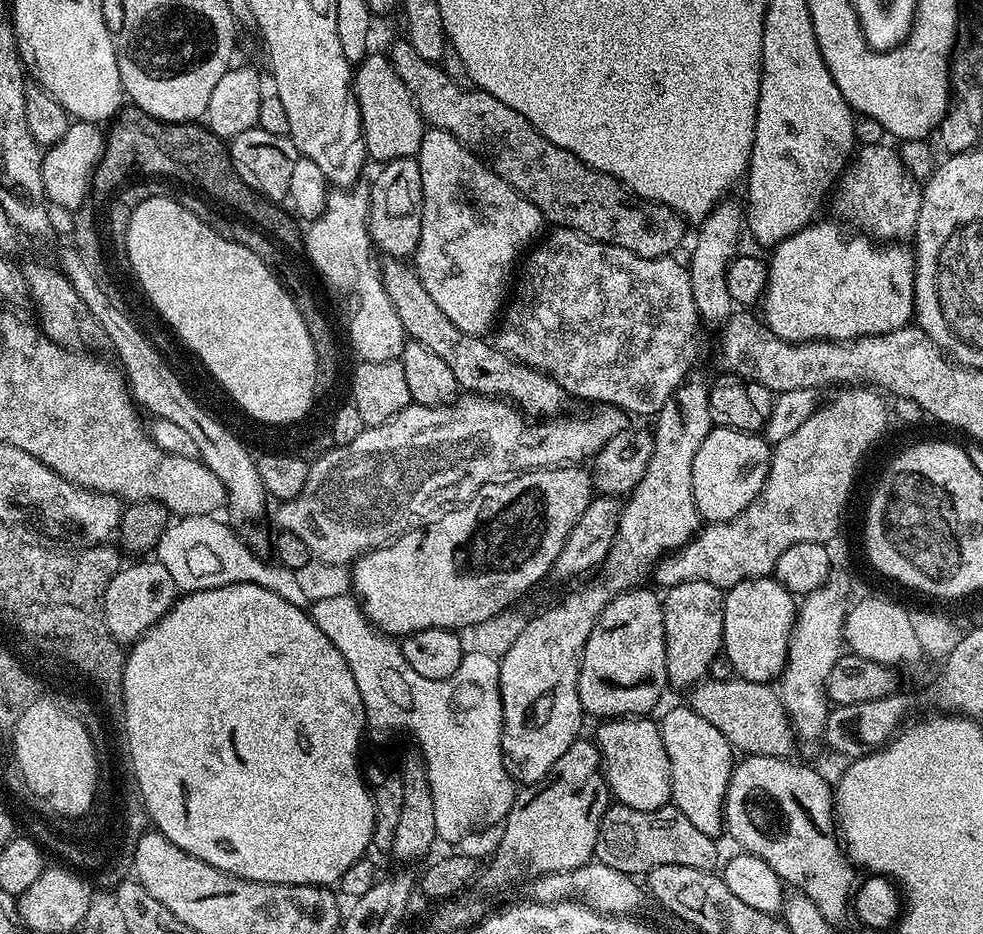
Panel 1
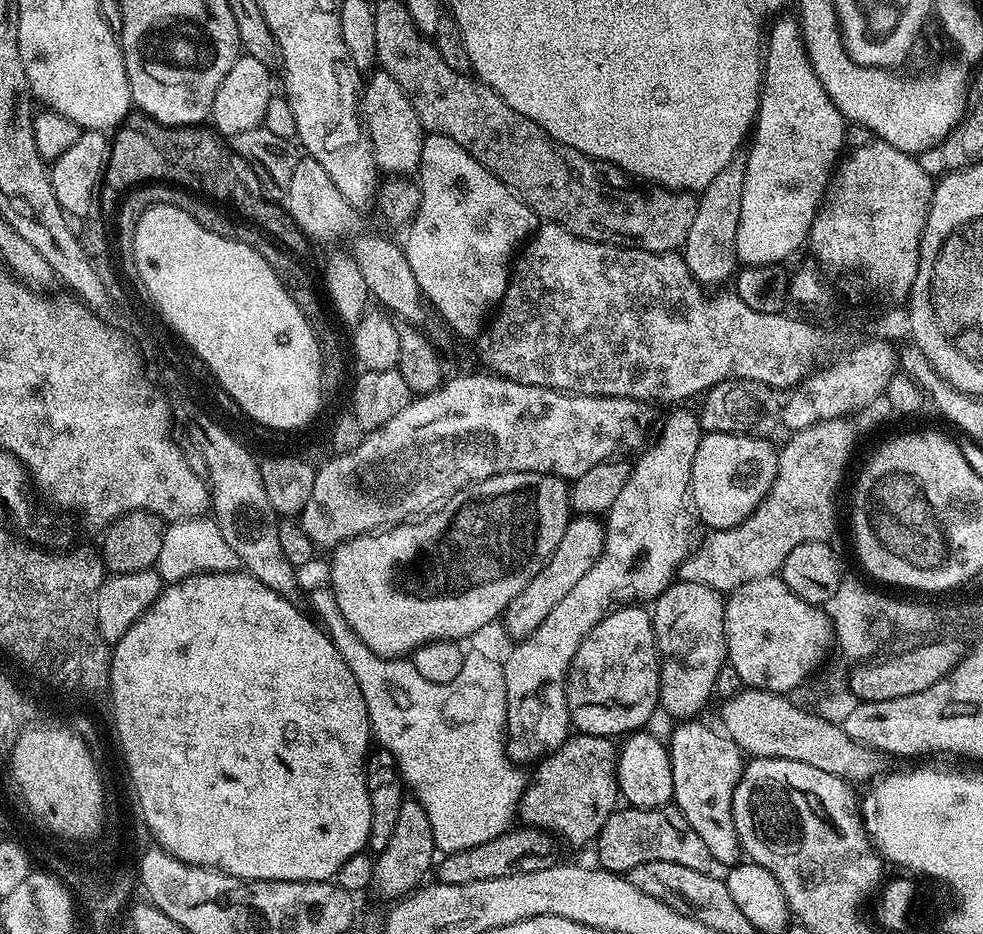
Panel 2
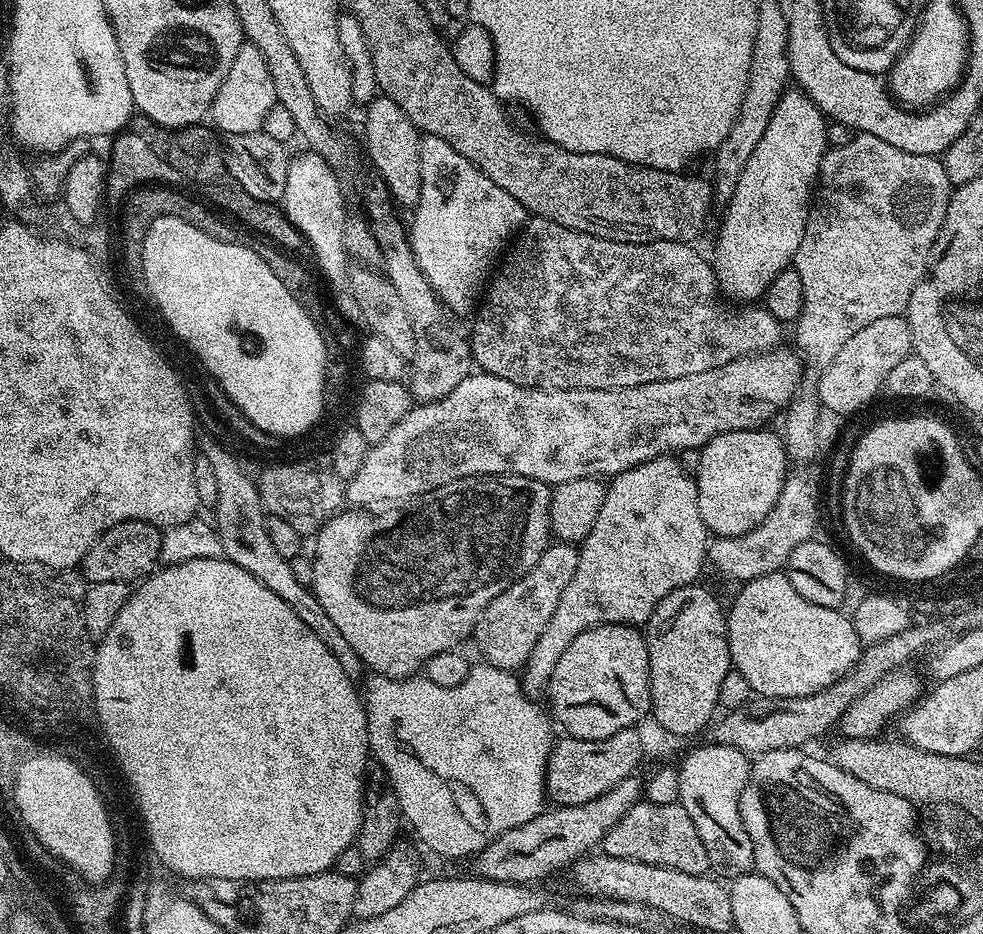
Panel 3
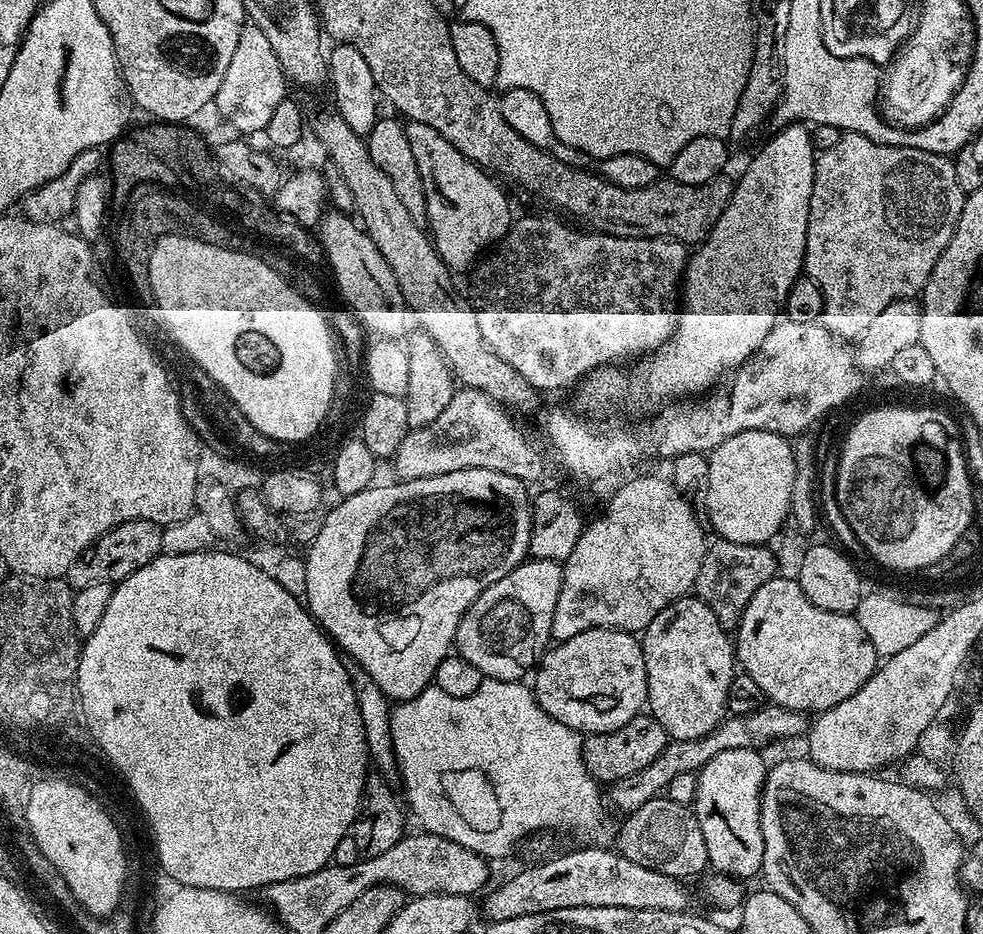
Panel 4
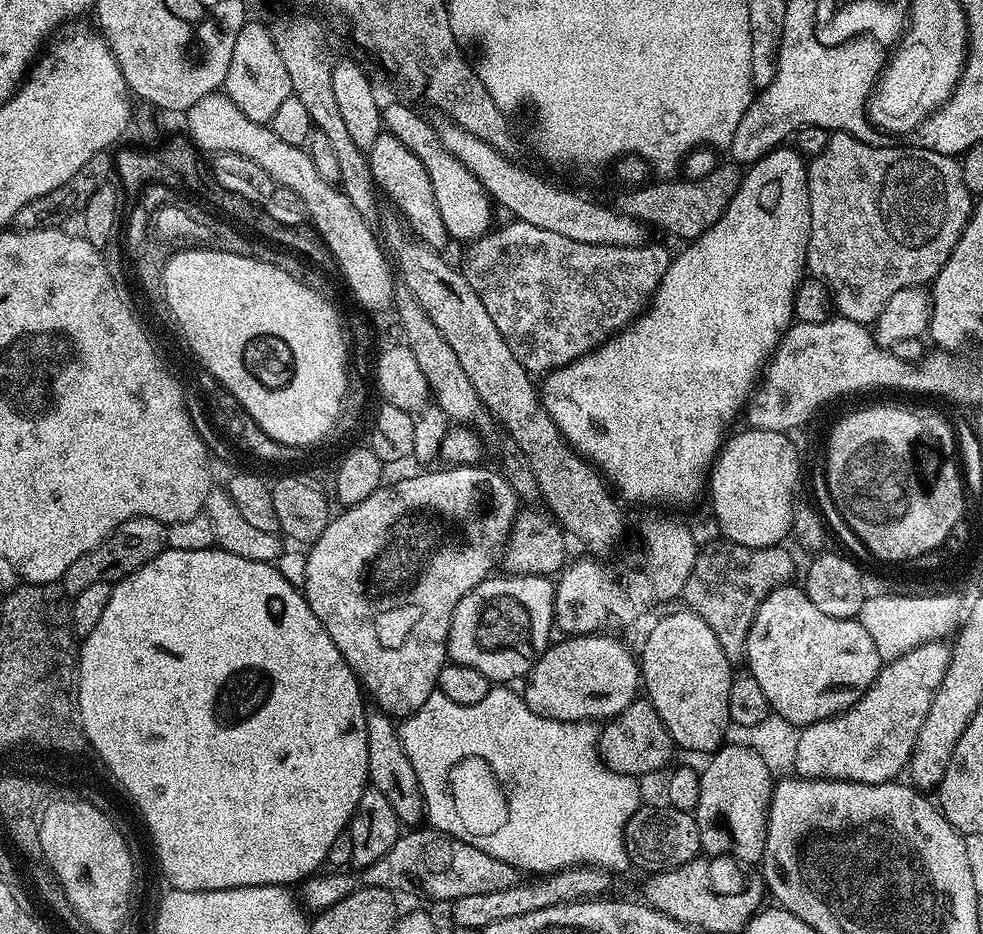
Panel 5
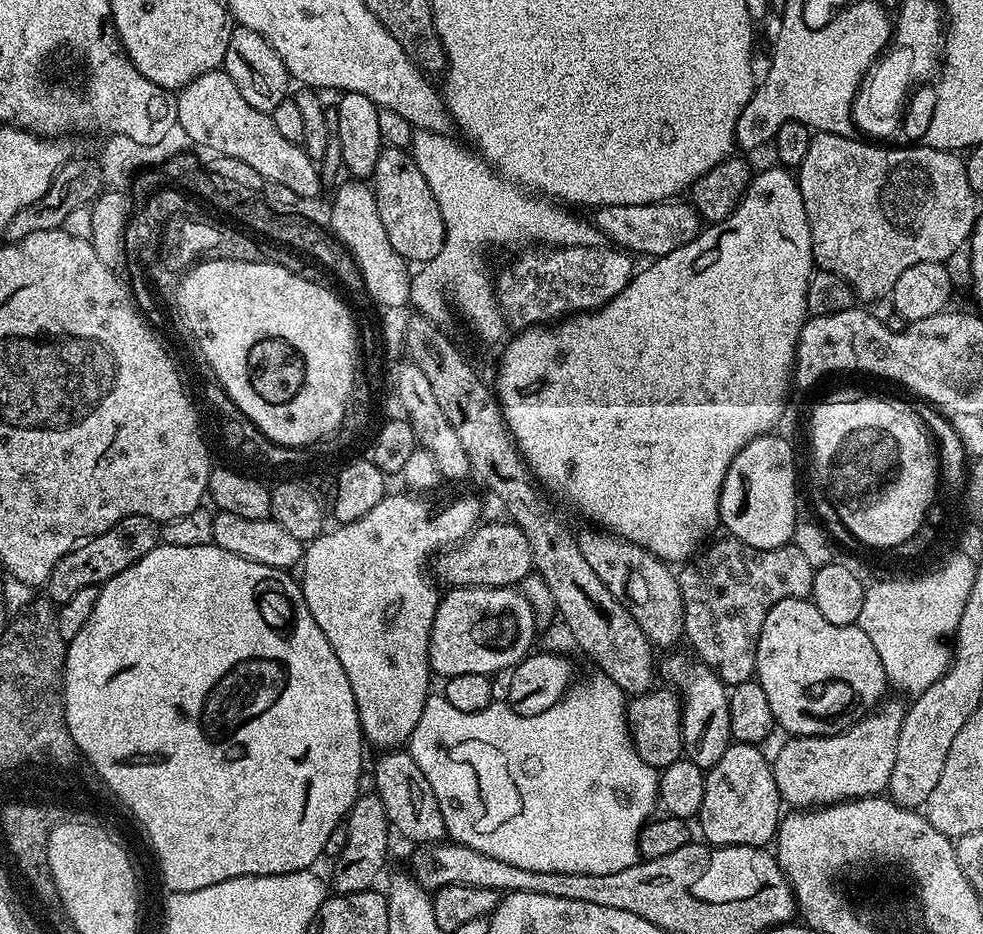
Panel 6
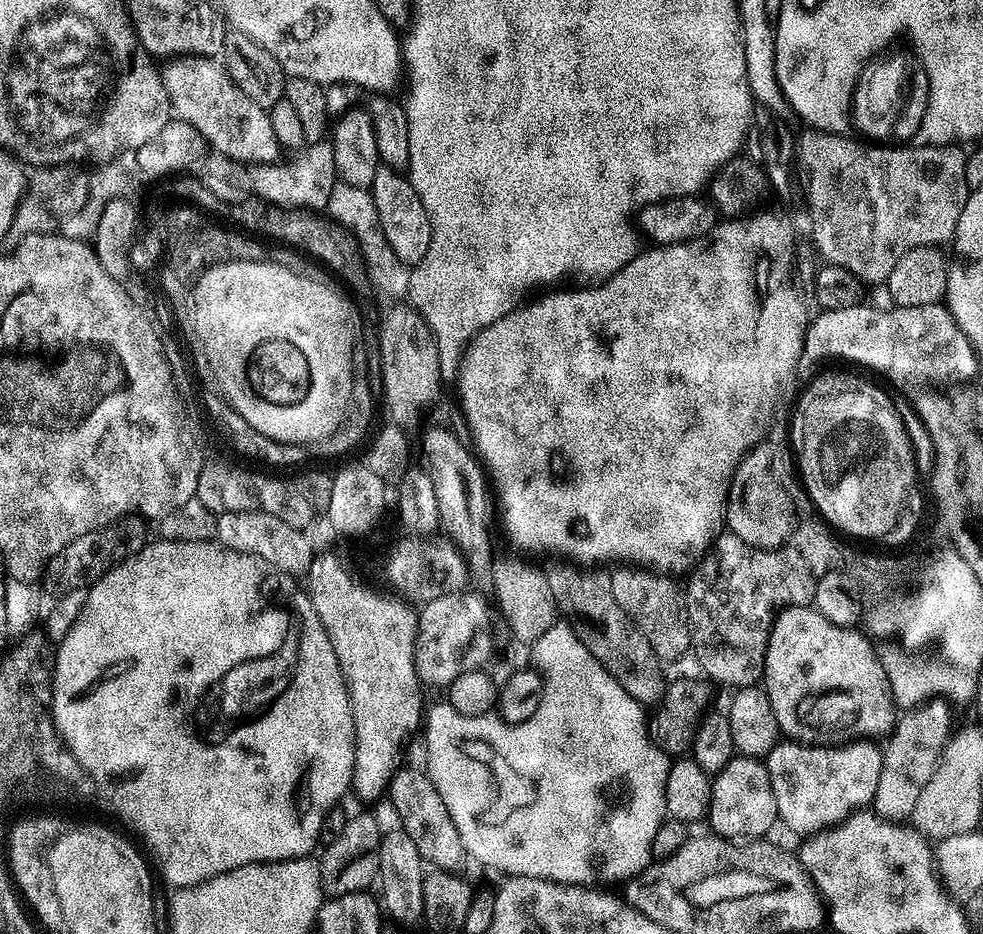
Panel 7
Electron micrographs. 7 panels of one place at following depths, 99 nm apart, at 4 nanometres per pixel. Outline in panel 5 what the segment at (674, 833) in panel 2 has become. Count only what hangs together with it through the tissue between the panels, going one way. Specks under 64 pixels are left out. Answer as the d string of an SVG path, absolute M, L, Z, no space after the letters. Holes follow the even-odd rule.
M641 806L626 822L624 845L628 863L633 869L641 868L644 874L665 872L697 859L701 855L700 835L695 815L671 806L647 808Z

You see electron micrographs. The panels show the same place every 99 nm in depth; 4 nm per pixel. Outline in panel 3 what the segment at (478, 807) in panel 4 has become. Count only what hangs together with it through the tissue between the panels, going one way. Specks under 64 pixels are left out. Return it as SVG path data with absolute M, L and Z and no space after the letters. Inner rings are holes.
M487 662L479 663L473 663L469 667L466 682L462 682L462 686L434 686L434 682L430 682L422 674L407 676L405 680L395 680L372 674L367 677L368 685L364 684L362 688L364 708L368 712L368 747L371 759L383 768L388 776L388 787L394 790L394 794L398 798L400 815L406 821L407 827L409 824L416 831L417 838L415 837L415 839L421 845L424 843L430 851L437 852L440 856L471 858L490 842L494 842L494 838L498 838L498 834L502 834L514 826L522 826L522 822L530 822L530 818L538 818L538 814L545 811L546 808L546 765L554 743L553 721L545 709L544 713L532 701L535 699L525 691L517 677L516 680L512 677L515 675L509 669L499 668Z

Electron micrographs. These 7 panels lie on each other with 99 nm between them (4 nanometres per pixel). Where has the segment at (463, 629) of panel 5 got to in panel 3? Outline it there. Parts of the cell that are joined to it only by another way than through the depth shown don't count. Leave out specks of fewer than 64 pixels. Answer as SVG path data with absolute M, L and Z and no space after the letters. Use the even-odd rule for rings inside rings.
M549 543L542 558L538 558L530 571L518 582L502 590L502 594L498 594L498 598L486 606L482 618L476 623L474 641L487 663L509 670L520 670L527 665L538 638L542 638L542 630L546 630L546 622L550 622L554 615L558 598L562 598L562 590L566 590L570 578L574 578L579 561L577 545Z

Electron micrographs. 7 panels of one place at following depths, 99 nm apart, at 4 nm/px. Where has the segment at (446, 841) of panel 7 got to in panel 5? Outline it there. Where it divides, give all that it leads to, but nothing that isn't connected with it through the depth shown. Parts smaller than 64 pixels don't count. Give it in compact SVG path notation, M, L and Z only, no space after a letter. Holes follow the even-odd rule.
M379 710L371 711L367 718L367 764L371 785L382 791L397 814L401 825L412 828L419 825L426 816L424 795L414 773L410 758L406 757L403 741L395 721Z

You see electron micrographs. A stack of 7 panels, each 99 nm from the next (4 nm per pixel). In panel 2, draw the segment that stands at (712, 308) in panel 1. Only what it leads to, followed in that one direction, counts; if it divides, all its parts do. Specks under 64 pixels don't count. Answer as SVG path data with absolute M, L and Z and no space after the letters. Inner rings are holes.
M738 154L722 166L714 182L699 193L696 202L694 223L690 225L690 234L686 234L686 242L682 255L692 275L706 286L720 286L723 280L731 281L738 268L736 258L736 239L738 238L738 222L742 214L742 186L746 182L747 155Z

